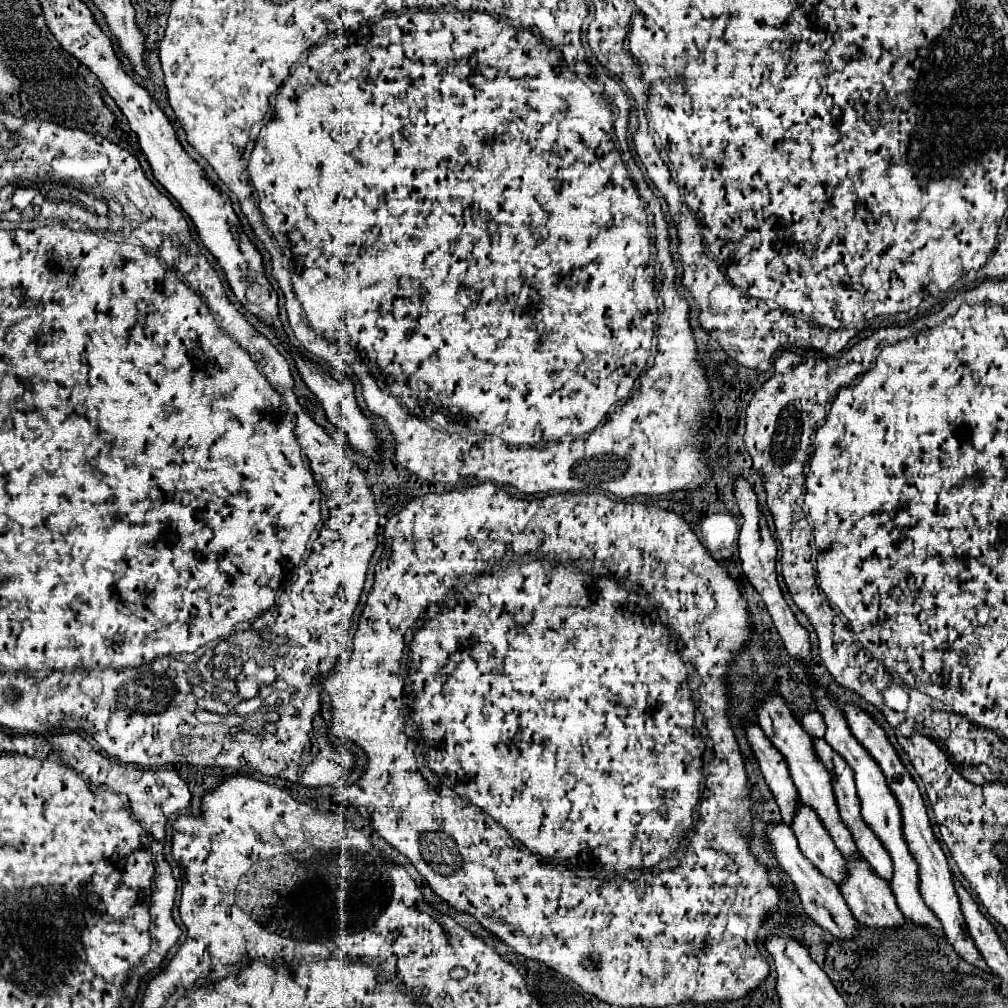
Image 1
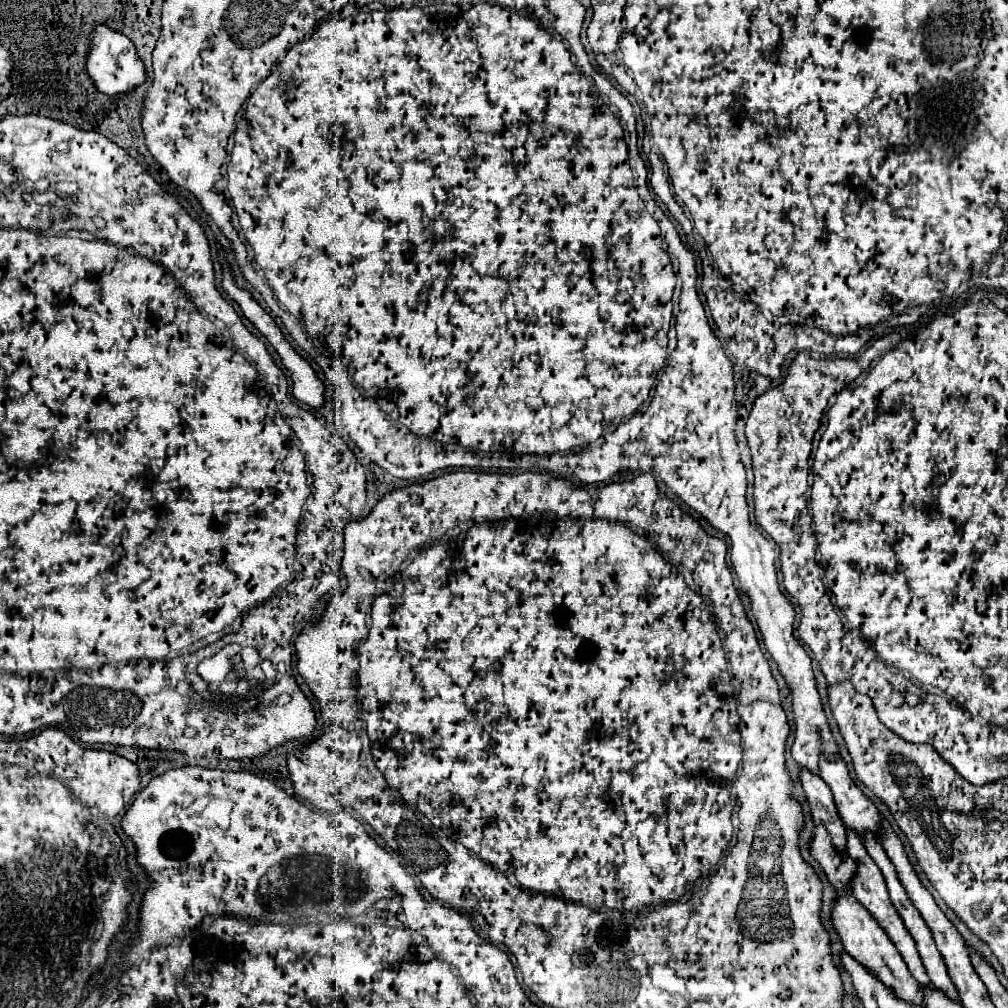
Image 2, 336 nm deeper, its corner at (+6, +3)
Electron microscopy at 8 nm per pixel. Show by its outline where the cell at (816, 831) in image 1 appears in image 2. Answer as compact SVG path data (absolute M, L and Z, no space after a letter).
M838 895L838 901L832 911L832 921L834 921L834 927L836 927L838 935L842 937L844 949L850 957L854 957L858 963L862 963L862 967L868 969L880 983L890 987L898 999L924 1007L922 985L910 975L902 955L898 953L894 943L890 943L890 937L886 935L886 931L882 931L882 927L876 923L876 919L872 915L868 915L868 911L852 895L848 895L848 897Z

